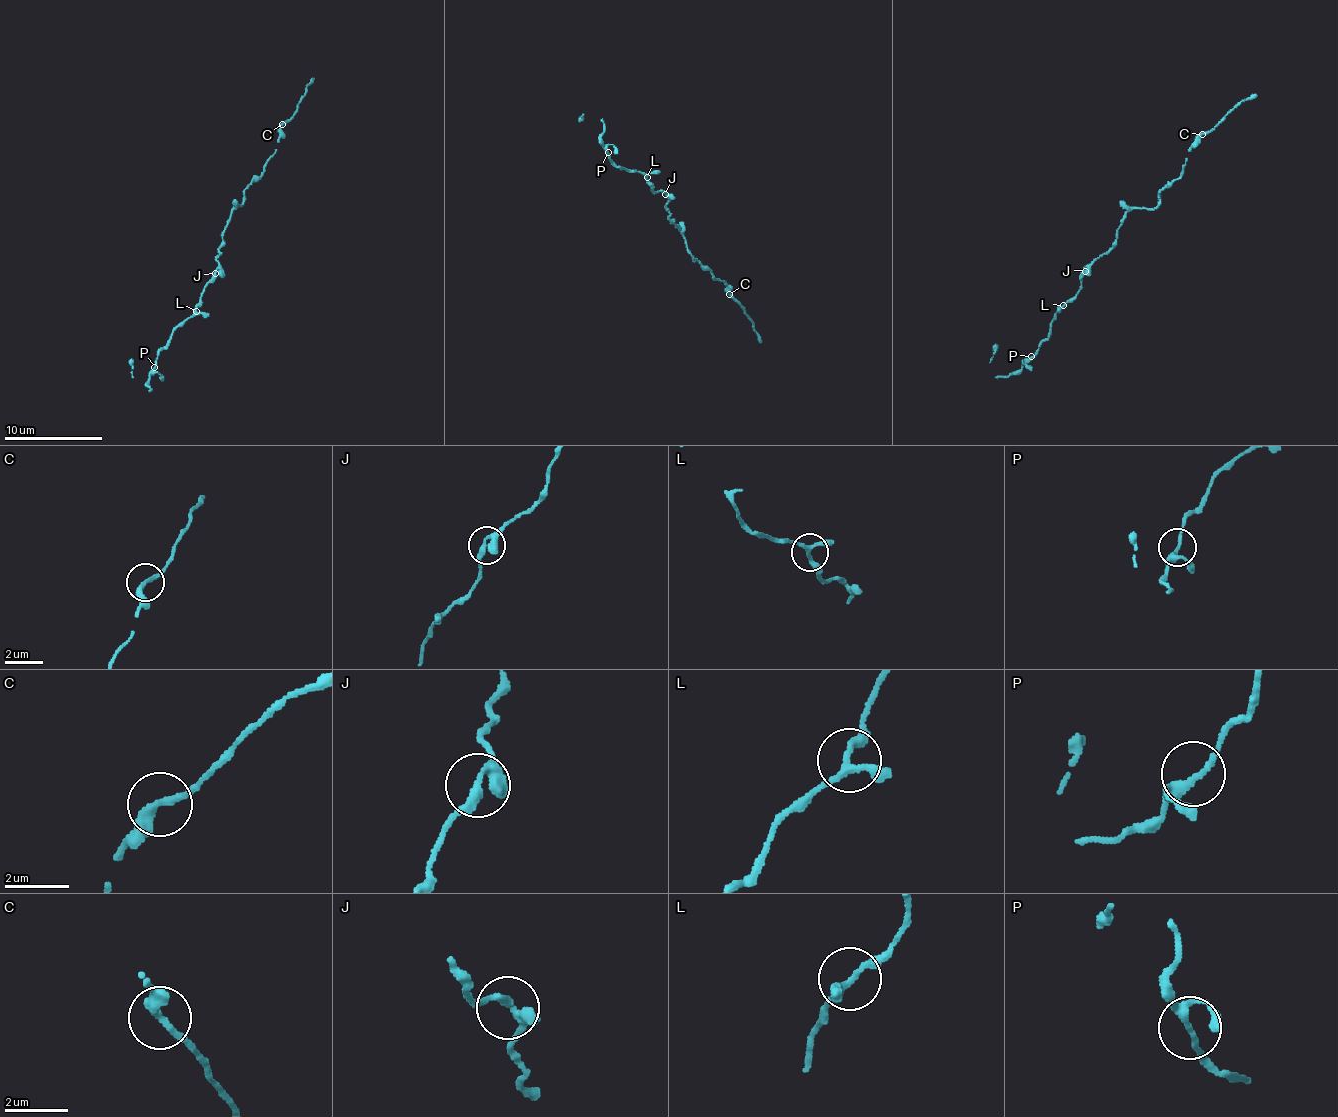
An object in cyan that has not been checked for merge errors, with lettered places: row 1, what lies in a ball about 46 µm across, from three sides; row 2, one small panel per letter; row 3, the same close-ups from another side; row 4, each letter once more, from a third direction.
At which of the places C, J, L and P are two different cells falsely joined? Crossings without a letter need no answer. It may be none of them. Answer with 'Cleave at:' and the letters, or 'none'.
Cleave at: none

